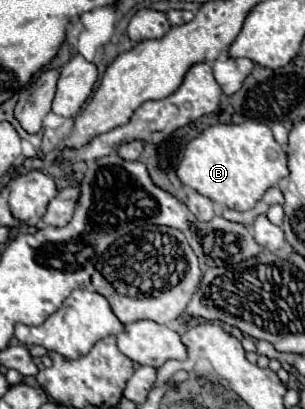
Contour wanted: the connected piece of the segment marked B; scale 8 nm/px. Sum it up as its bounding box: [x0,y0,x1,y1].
[175,122,289,210]

